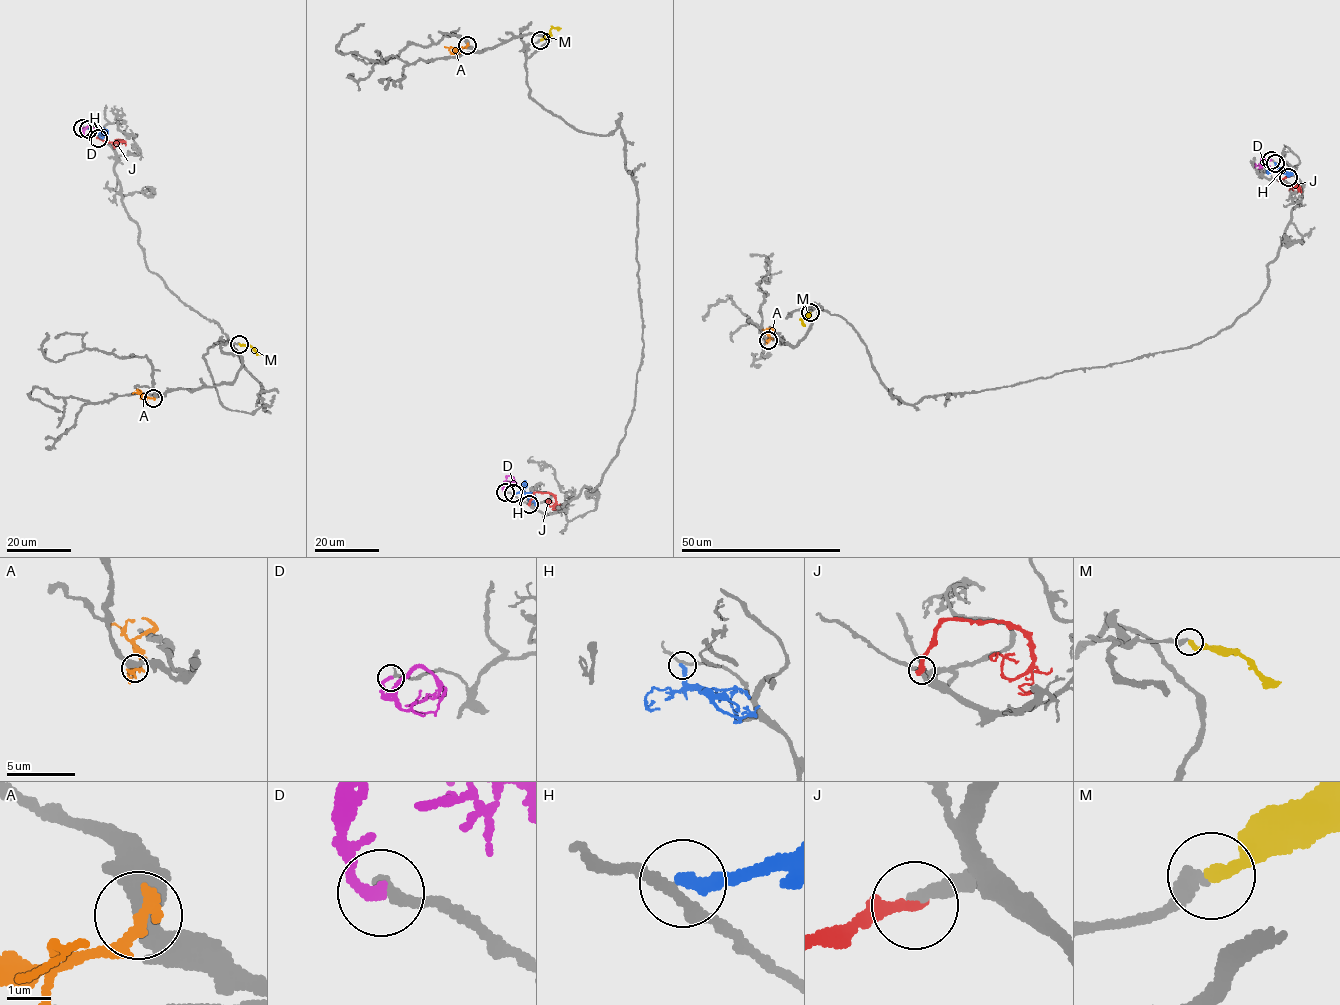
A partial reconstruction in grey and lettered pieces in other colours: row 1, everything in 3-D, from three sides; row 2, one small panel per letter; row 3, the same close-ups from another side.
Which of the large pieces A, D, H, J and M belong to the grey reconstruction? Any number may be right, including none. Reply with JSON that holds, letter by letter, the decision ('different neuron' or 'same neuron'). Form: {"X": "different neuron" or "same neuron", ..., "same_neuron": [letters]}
{"A": "different neuron", "D": "same neuron", "H": "different neuron", "J": "different neuron", "M": "same neuron", "same_neuron": ["D", "M"]}

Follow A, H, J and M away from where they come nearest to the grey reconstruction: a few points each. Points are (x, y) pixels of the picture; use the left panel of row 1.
A: (153, 398), (133, 394)
H: (89, 129), (104, 131)
J: (98, 138), (108, 142), (123, 141), (116, 139), (114, 148)
M: (239, 343), (260, 353)

